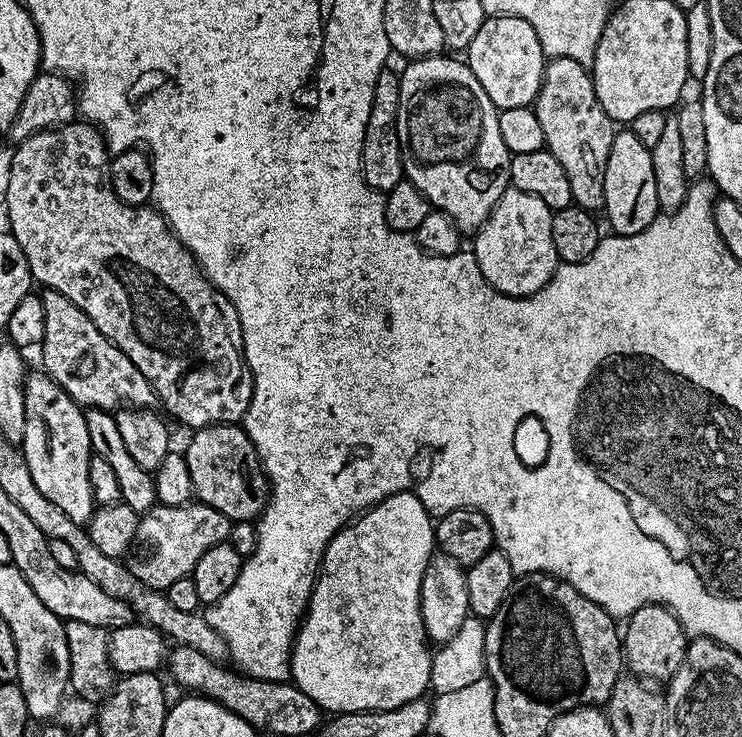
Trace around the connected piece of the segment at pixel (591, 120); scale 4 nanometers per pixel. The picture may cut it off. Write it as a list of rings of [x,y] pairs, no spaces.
[[[551,57],[544,65],[544,77],[536,95],[534,111],[538,126],[542,126],[544,148],[554,154],[562,170],[566,170],[573,205],[591,213],[603,209],[606,162],[618,128],[610,114],[602,110],[602,102],[598,102],[591,71],[574,62],[574,58]]]

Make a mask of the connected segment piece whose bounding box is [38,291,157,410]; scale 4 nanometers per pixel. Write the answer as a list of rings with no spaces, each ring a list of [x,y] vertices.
[[[45,291],[43,298],[46,334],[44,343],[38,348],[44,355],[42,368],[53,382],[66,390],[75,404],[105,410],[116,410],[121,405],[144,410],[157,403],[156,393],[150,382],[146,382],[142,370],[138,370],[138,366],[134,366],[134,362],[130,362],[130,358],[126,358],[126,354],[122,354],[122,350],[118,350],[118,346],[114,346],[114,342],[110,342],[110,338],[74,306],[74,302],[70,302],[70,298],[50,291]]]

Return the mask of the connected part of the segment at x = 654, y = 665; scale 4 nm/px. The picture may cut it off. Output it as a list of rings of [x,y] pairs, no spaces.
[[[647,604],[634,610],[625,624],[628,625],[622,628],[622,660],[627,671],[648,682],[671,680],[678,666],[682,666],[690,639],[674,613],[663,604]]]

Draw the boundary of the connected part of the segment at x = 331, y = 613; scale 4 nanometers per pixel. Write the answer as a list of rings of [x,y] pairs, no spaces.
[[[399,492],[393,496],[387,496],[382,502],[378,502],[373,508],[367,509],[363,514],[344,525],[338,534],[326,546],[324,557],[320,560],[320,571],[316,577],[316,585],[312,587],[312,596],[308,600],[308,611],[305,612],[300,628],[296,632],[296,638],[292,642],[292,654],[290,657],[290,676],[297,688],[309,695],[318,708],[328,714],[342,712],[361,712],[362,710],[394,710],[411,700],[419,700],[430,688],[430,666],[432,665],[432,652],[428,631],[424,629],[422,622],[422,610],[420,609],[420,591],[422,590],[422,574],[426,574],[426,566],[432,561],[436,548],[436,529],[434,517],[428,512],[426,506],[415,494]]]

